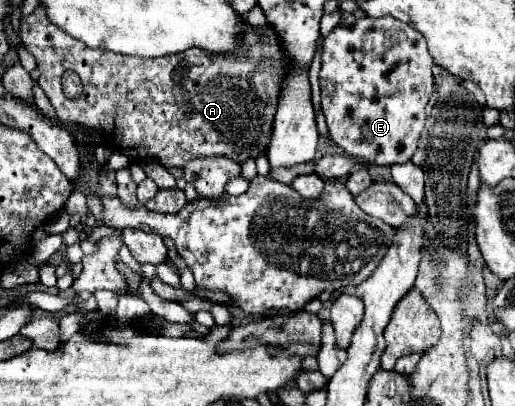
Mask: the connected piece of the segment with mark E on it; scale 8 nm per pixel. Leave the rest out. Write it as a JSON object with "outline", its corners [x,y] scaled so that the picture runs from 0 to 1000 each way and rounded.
{"outline":[[[699,42],[687,62],[656,62],[625,101],[625,165],[621,165],[621,219],[625,219],[625,273],[633,283],[637,323],[645,347],[683,387],[707,387],[730,406],[765,406],[796,397],[827,283],[823,264],[839,234],[839,140],[827,116],[819,81],[796,62],[769,52],[765,42]]]}

